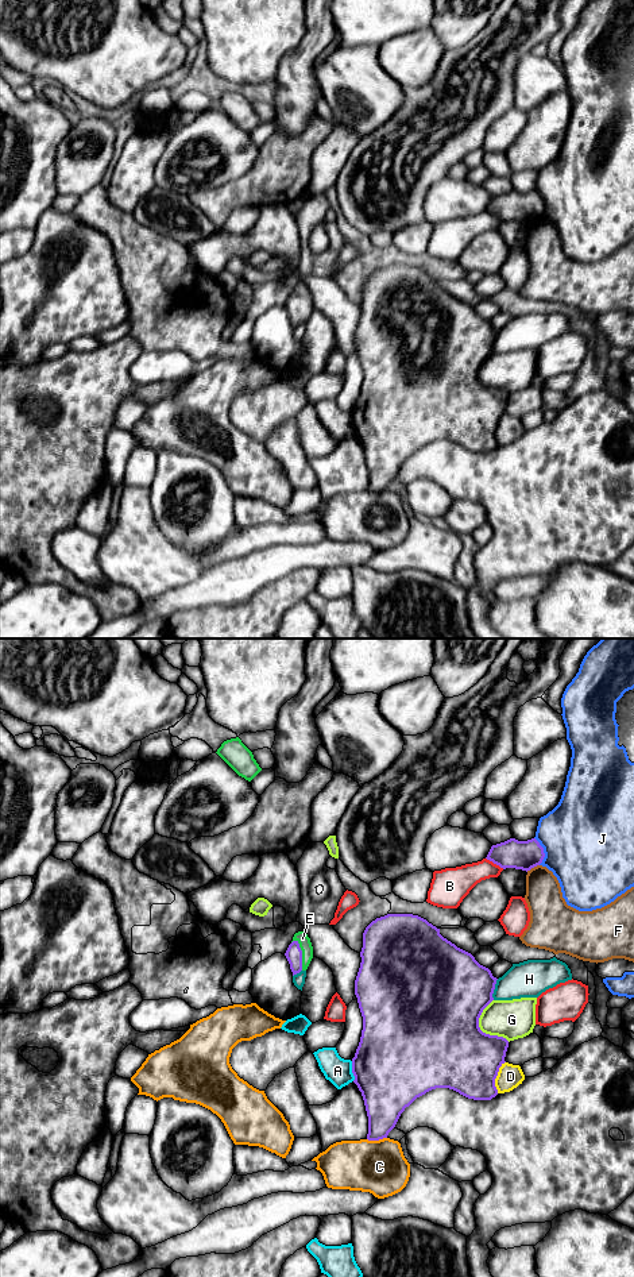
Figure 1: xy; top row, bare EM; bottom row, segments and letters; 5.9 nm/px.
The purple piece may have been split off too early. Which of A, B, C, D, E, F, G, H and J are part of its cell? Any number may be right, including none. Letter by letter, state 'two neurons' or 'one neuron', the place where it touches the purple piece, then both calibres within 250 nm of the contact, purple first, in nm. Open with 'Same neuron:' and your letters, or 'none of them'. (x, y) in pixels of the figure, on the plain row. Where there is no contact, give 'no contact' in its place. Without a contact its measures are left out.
Same neuron: E
A: two neurons; meets purple in xy at (352, 423); 480 nm thick on the purple side, 160 nm on the other
B: two neurons; meets purple in xy at (495, 215); 180 nm thick on the purple side, 170 nm on the other
C: two neurons; meets purple in xy at (377, 492); 260 nm thick on the purple side, 320 nm on the other
D: two neurons; meets purple in xy at (495, 429); 400 nm thick on the purple side, 150 nm on the other
E: one neuron; meets purple in xy at (301, 307); 100 nm thick on the purple side, 70 nm on the other
F: two neurons; meets purple in xy at (532, 219); 180 nm thick on the purple side, 220 nm on the other
G: two neurons; meets purple in xy at (479, 381); 500 nm thick on the purple side, 240 nm on the other
H: two neurons; meets purple in xy at (494, 340); 440 nm thick on the purple side, 220 nm on the other
J: two neurons; meets purple in xy at (542, 203); 180 nm thick on the purple side, 480 nm on the other

